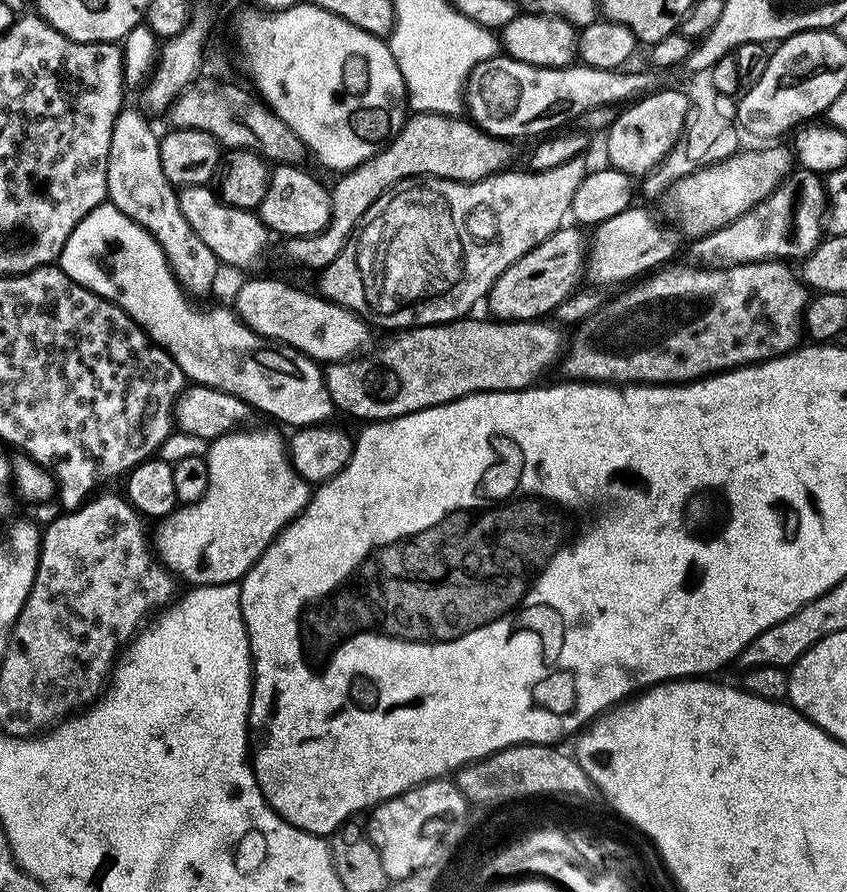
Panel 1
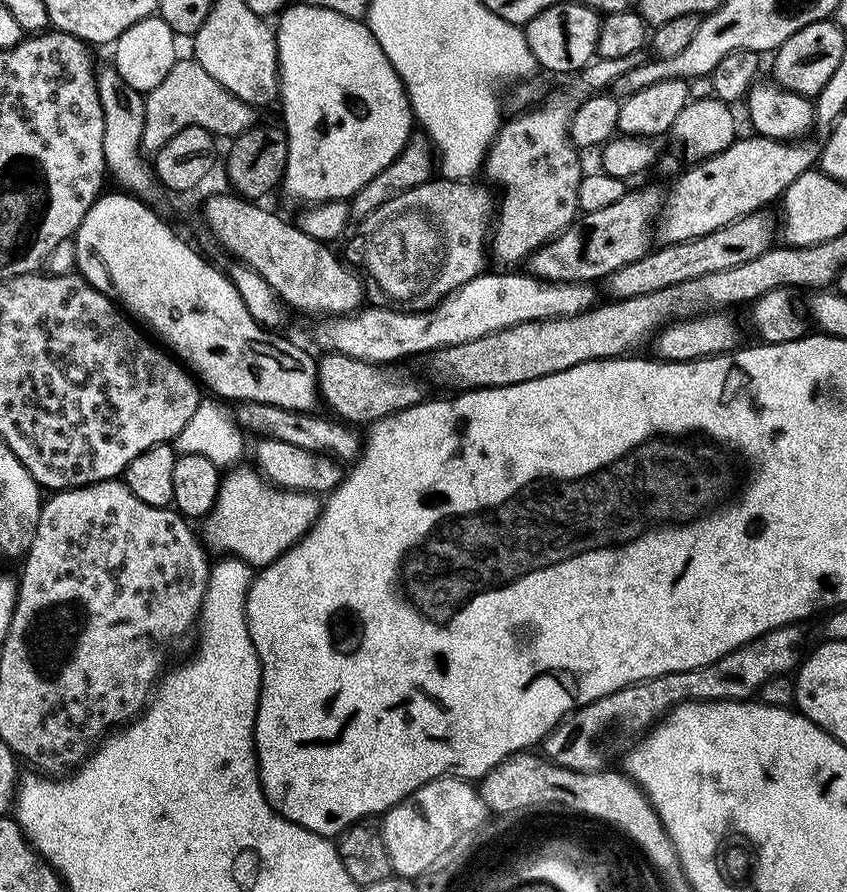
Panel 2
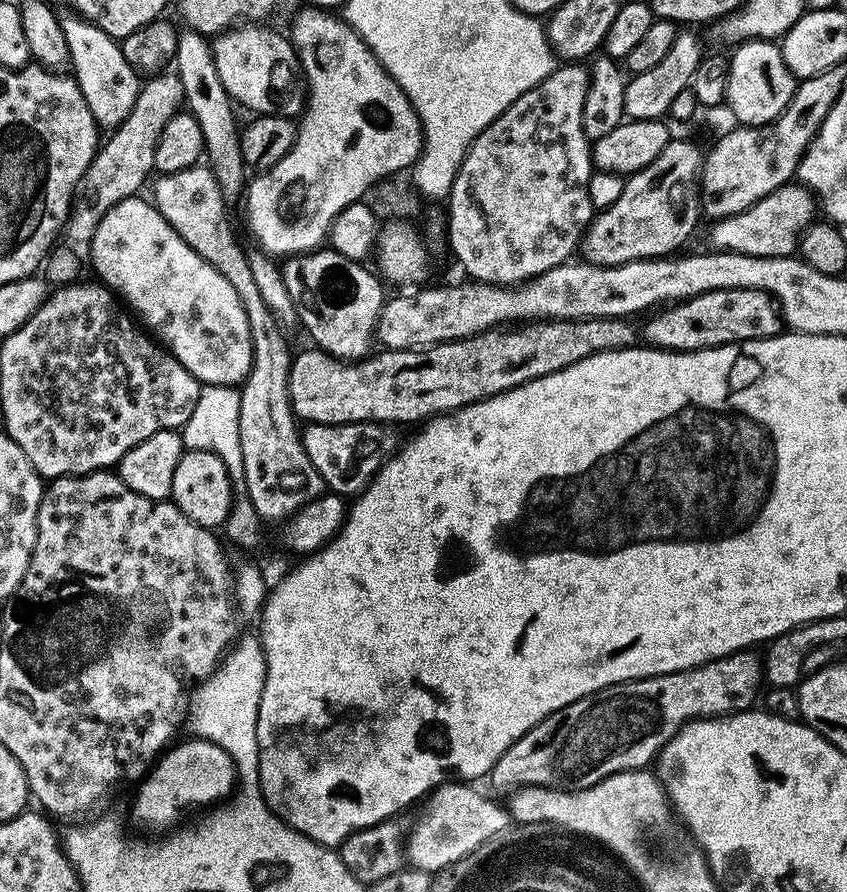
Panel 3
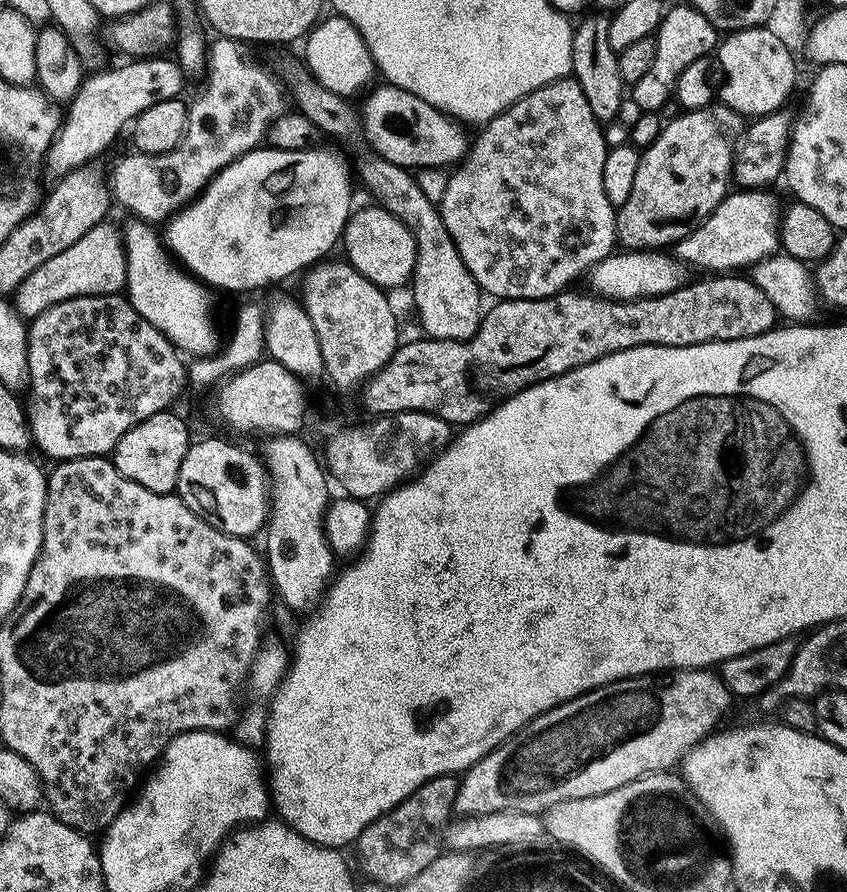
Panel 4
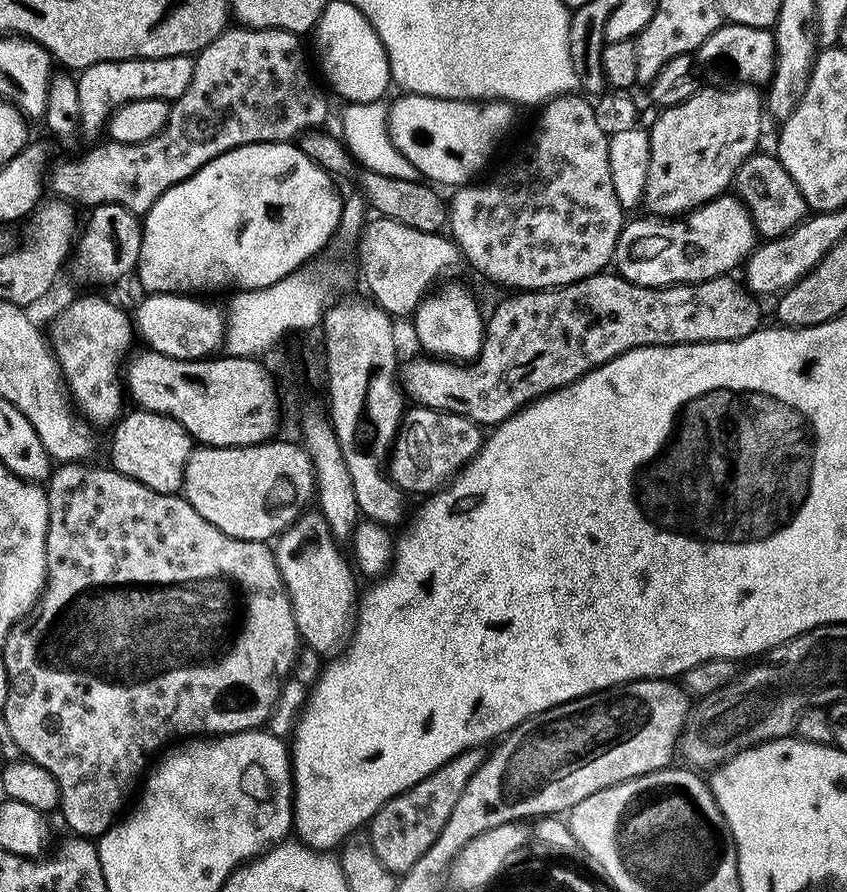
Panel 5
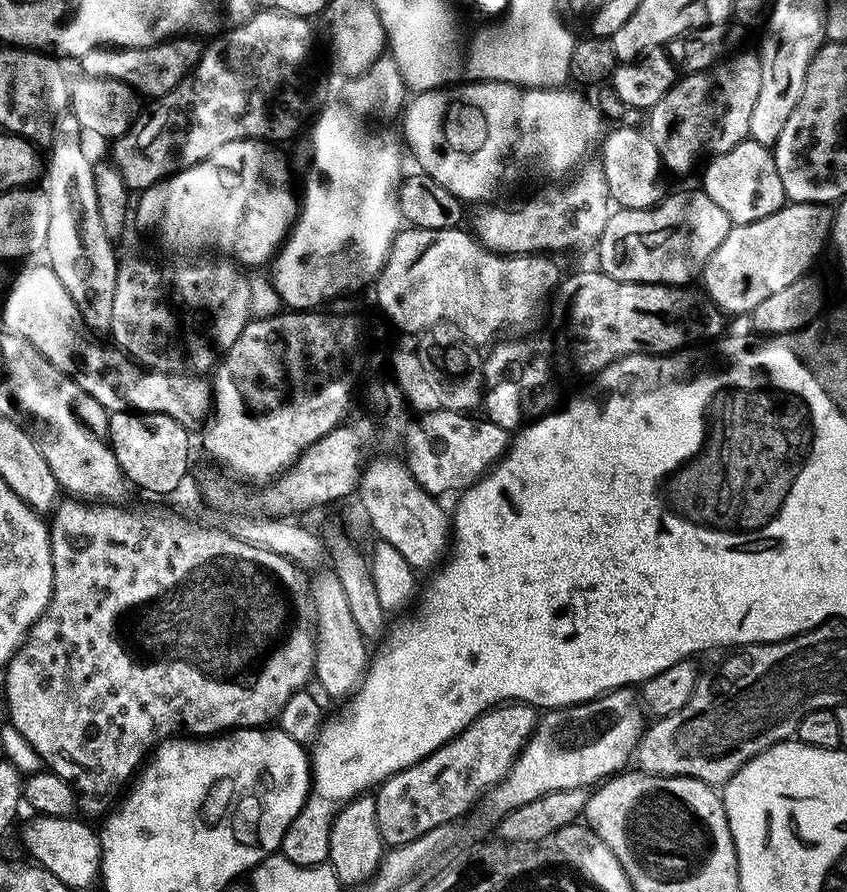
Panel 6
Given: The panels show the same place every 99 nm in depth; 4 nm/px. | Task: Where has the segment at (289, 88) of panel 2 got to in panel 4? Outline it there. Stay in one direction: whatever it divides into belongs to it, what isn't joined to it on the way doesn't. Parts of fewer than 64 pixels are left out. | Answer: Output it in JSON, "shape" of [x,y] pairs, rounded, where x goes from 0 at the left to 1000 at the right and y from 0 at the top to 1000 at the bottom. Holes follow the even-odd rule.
{"shape":[[[460,93],[450,95],[430,108],[436,107],[427,119],[427,152],[434,156],[433,165],[451,178],[483,191],[542,185],[555,165],[555,152],[548,149],[551,147],[525,126],[510,121],[508,114],[498,114],[498,110]],[[315,164],[299,166],[296,170],[292,170],[288,175],[283,175],[274,184],[267,185],[266,188],[262,189],[262,192],[259,193],[254,200],[251,200],[251,202],[247,202],[246,210],[242,211],[241,214],[237,215],[236,219],[233,220],[230,224],[226,225],[226,228],[223,228],[221,231],[211,234],[211,237],[209,237],[207,241],[204,241],[202,246],[197,248],[196,251],[196,254],[198,254],[198,269],[196,265],[197,281],[202,284],[202,286],[207,288],[207,290],[211,293],[211,295],[216,297],[216,299],[221,302],[221,304],[226,306],[226,308],[230,309],[233,314],[240,316],[242,320],[244,320],[247,324],[250,325],[256,325],[255,323],[261,323],[261,325],[264,327],[298,327],[301,325],[301,323],[312,323],[315,321],[315,318],[326,318],[329,316],[329,314],[335,314],[339,312],[339,309],[347,308],[348,305],[355,304],[354,306],[358,306],[360,303],[370,299],[370,297],[372,297],[374,294],[381,293],[384,288],[386,288],[383,286],[385,286],[386,283],[390,281],[391,278],[396,276],[396,274],[398,277],[398,275],[403,272],[406,262],[406,254],[409,254],[411,251],[411,243],[414,242],[418,237],[418,228],[416,229],[416,200],[418,204],[417,194],[416,197],[413,194],[411,194],[410,182],[406,180],[405,177],[401,176],[399,172],[386,170],[386,168],[383,167],[383,164],[362,166],[361,168],[357,168],[355,170],[339,170],[338,168],[328,168],[327,166],[319,166]]]}

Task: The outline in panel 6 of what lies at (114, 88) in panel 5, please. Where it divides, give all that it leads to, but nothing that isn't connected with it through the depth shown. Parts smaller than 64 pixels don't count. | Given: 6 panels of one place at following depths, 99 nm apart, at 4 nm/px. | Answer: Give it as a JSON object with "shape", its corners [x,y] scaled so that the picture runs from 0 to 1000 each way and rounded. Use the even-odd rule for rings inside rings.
{"shape":[[[209,43],[183,49],[179,54],[117,54],[96,63],[92,72],[99,75],[98,84],[111,85],[116,90],[142,90],[161,100],[162,104],[170,107],[171,103],[178,110],[188,110],[213,95],[213,91],[230,76],[237,59],[235,44]]]}

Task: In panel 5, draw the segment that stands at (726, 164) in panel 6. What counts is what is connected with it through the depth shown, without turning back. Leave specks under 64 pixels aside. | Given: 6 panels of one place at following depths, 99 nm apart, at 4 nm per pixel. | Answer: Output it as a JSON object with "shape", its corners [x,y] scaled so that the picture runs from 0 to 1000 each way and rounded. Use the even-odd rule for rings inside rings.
{"shape":[[[901,168],[881,176],[876,186],[869,192],[867,203],[868,219],[882,233],[888,252],[903,270],[926,265],[943,253],[955,241],[956,234],[948,221],[947,213],[924,188],[923,182],[916,173],[906,175]]]}

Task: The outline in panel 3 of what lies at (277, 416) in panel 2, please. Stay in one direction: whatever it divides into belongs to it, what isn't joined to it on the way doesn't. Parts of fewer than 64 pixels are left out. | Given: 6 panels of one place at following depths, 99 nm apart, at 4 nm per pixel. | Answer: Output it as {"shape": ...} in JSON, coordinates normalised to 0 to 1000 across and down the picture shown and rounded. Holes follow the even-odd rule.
{"shape":[[[366,475],[357,480],[359,503],[371,518],[371,527],[383,538],[384,548],[405,558],[419,558],[433,547],[449,524],[469,506],[469,481],[457,475]]]}

